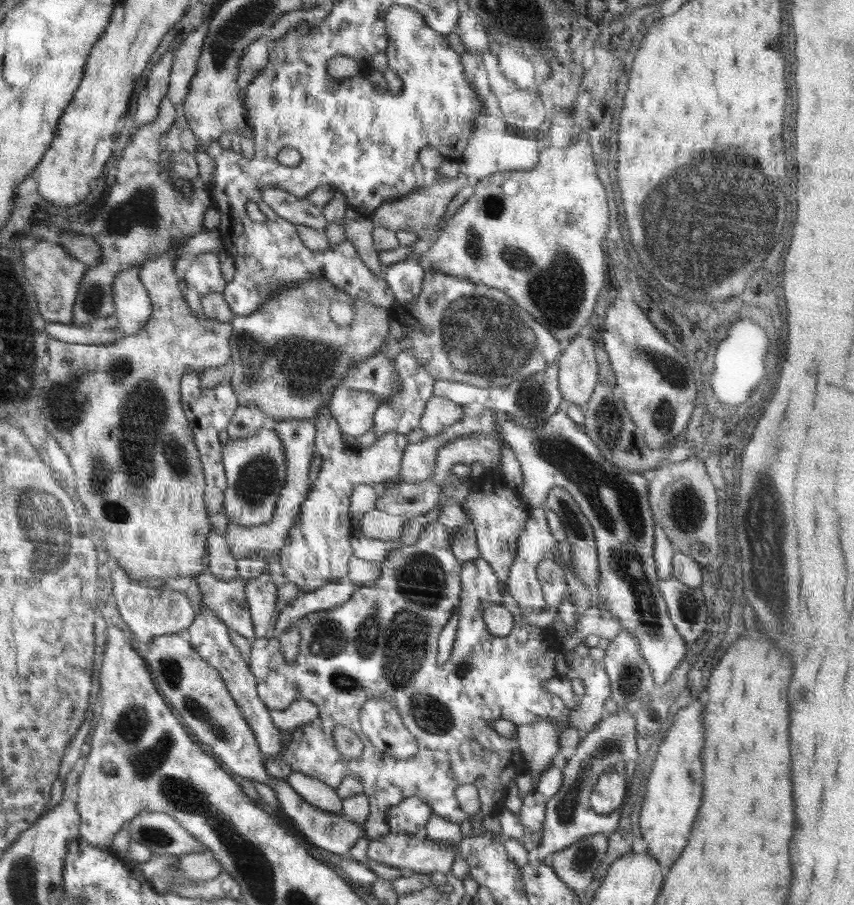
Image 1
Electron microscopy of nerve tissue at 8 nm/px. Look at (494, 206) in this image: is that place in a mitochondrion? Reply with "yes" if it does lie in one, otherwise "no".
yes

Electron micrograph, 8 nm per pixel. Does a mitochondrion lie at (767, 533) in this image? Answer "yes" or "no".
yes

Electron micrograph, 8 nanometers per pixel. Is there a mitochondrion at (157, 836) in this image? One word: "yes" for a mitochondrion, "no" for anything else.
yes

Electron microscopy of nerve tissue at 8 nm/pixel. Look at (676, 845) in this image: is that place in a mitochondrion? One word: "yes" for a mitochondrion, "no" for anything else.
no

